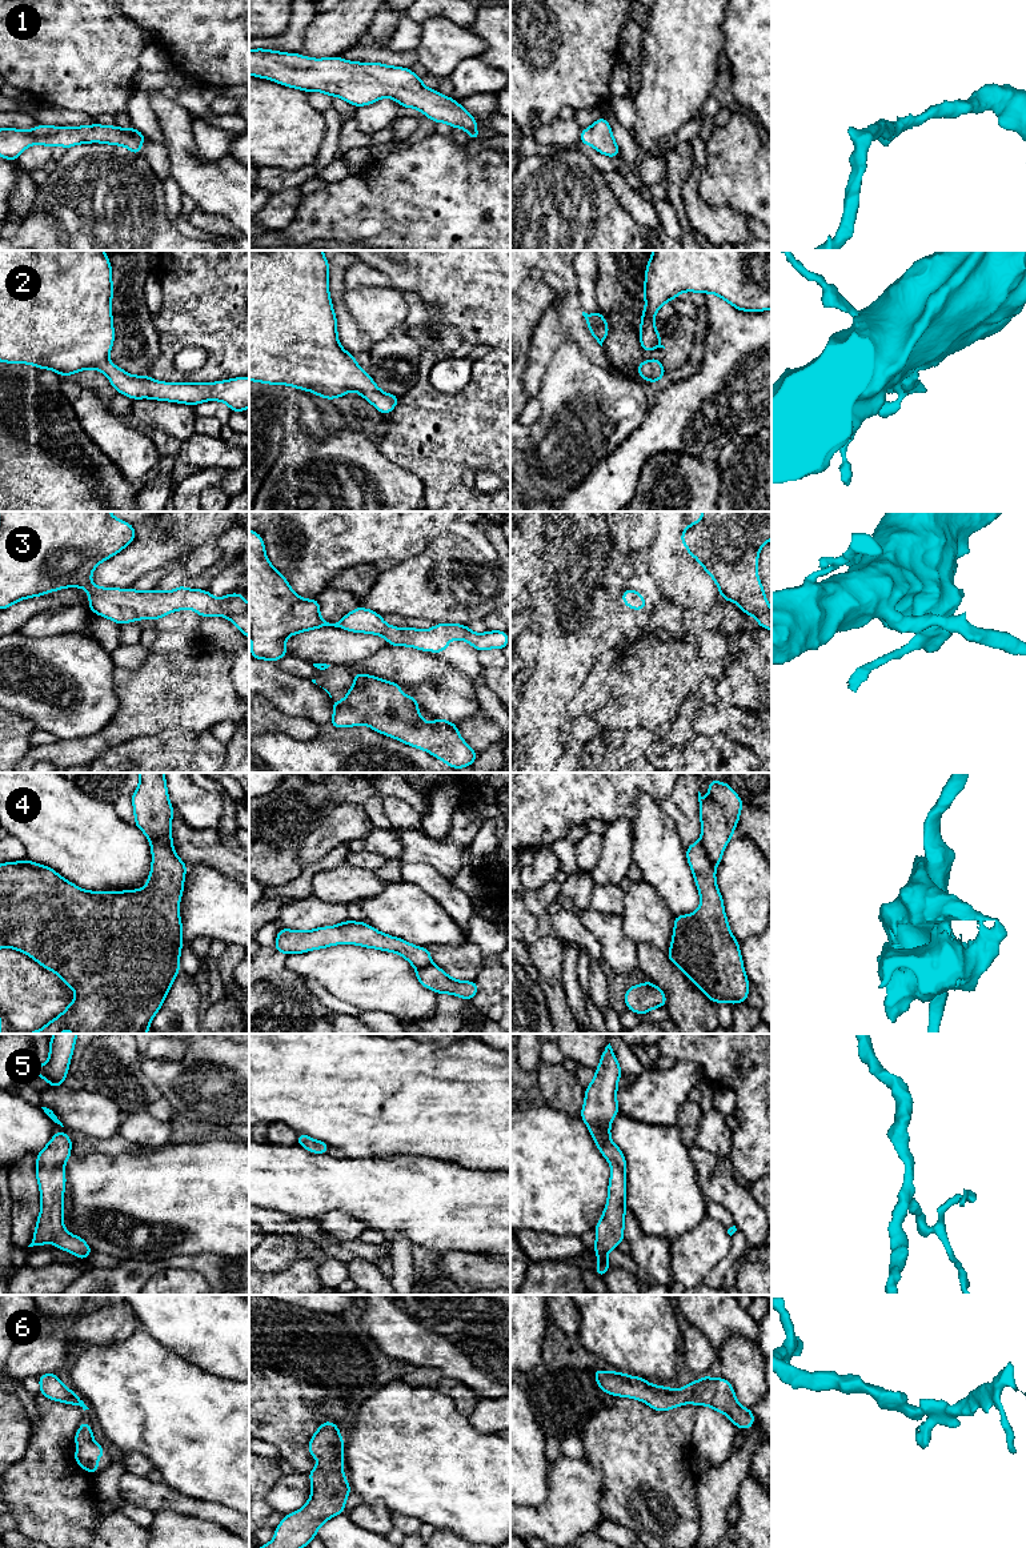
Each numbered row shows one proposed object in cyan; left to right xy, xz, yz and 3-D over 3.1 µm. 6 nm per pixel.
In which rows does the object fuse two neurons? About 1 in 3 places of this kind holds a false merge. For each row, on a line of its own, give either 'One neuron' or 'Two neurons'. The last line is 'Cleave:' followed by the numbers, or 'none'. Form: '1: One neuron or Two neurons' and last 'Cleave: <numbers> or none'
1: One neuron
2: One neuron
3: One neuron
4: Two neurons
5: One neuron
6: One neuron
Cleave: 4

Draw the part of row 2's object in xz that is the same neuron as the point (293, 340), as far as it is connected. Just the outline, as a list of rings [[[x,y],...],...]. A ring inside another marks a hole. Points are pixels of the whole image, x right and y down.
[[[249,250],[249,381],[272,385],[290,385],[301,390],[309,390],[322,398],[333,400],[356,390],[369,401],[381,414],[389,414],[398,404],[401,396],[382,392],[356,362],[356,357],[341,348],[337,337],[337,320],[329,296],[329,262],[322,250]]]

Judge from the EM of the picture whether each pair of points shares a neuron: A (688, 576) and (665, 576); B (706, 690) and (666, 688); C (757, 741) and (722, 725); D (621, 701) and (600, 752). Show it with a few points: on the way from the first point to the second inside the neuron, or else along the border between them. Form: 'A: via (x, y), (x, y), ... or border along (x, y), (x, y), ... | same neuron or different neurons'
A: border along (682, 557), (674, 588), (669, 597) | different neurons
B: border along (713, 680), (704, 680), (693, 693) | different neurons
C: via (749, 733), (737, 725), (730, 725) | same neuron
D: border along (640, 726), (602, 730) | different neurons

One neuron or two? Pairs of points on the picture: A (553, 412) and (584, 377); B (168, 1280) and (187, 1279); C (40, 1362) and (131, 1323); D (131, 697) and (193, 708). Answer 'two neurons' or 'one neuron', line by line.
A: one neuron
B: one neuron
C: one neuron
D: one neuron

